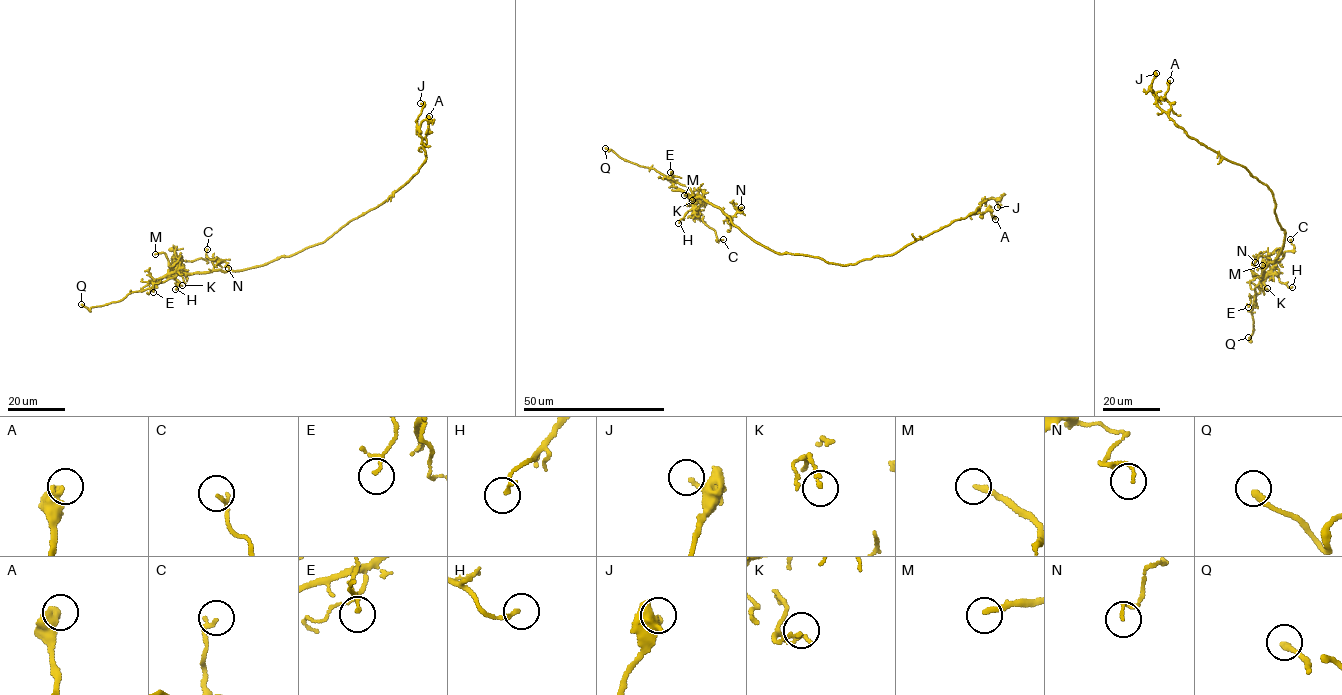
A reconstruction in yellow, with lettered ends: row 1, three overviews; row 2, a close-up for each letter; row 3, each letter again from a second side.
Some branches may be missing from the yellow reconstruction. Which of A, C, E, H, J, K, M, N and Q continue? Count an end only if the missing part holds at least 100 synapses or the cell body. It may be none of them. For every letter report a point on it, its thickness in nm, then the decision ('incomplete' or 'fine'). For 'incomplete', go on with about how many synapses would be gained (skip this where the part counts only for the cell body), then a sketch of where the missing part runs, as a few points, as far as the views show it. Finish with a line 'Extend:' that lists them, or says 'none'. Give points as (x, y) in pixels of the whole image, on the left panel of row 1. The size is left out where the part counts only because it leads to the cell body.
A: at (429, 116); 420 nm thick; fine
C: at (207, 249); 160 nm thick; fine
E: at (153, 292); 90 nm thick; fine
H: at (175, 289); 170 nm thick; fine
J: at (420, 103); 150 nm thick; fine
K: at (182, 285); 140 nm thick; fine
M: at (155, 254); 240 nm thick; fine
N: at (228, 268); 110 nm thick; fine
Q: at (81, 304); 280 nm thick; incomplete; missing branch runs (81, 304), (45, 319), (35, 334), (20, 338)
Extend: Q

